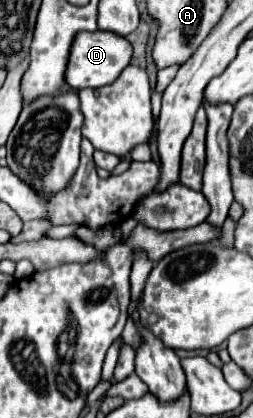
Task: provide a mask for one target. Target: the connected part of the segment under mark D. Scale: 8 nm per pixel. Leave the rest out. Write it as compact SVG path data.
M79 32L75 36L65 80L71 88L81 90L81 88L101 88L107 84L113 84L117 76L131 64L133 58L133 46L127 38L117 36L115 32Z

